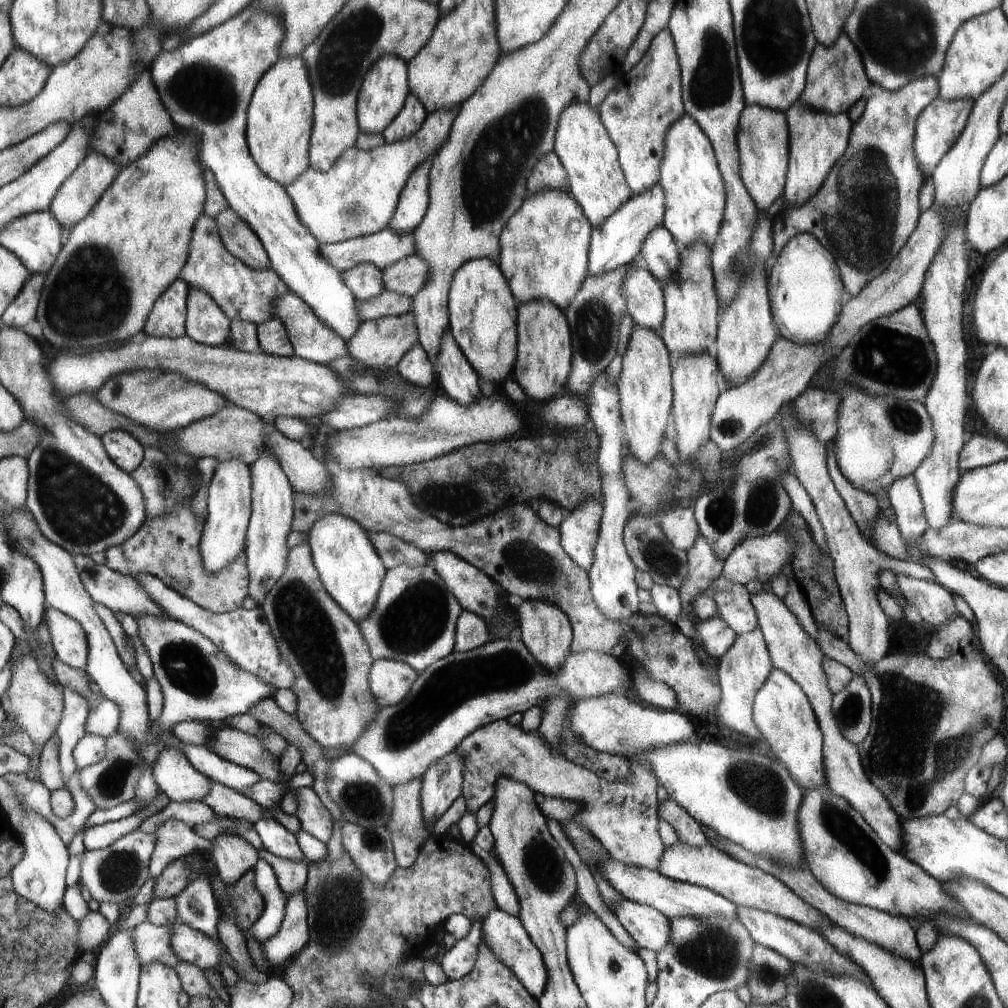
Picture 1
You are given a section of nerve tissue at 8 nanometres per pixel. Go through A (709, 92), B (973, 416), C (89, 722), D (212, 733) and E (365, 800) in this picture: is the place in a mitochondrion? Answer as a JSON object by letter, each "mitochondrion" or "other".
{"A":"mitochondrion","B":"other","C":"other","D":"other","E":"mitochondrion"}

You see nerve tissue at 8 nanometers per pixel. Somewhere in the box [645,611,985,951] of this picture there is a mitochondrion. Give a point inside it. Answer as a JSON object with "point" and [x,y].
{"point":[905,748]}

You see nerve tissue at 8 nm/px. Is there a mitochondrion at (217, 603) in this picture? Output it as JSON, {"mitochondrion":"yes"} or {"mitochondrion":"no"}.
{"mitochondrion":"no"}

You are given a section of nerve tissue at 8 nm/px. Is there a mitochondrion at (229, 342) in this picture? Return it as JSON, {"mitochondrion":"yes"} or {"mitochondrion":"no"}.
{"mitochondrion":"no"}

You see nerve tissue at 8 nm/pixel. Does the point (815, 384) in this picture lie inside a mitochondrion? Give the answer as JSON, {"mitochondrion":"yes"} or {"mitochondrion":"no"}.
{"mitochondrion":"no"}

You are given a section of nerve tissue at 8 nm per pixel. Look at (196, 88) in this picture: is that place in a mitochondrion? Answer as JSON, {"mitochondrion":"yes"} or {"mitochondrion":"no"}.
{"mitochondrion":"yes"}

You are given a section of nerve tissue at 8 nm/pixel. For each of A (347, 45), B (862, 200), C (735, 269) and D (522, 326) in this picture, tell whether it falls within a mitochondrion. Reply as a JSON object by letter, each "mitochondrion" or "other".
{"A":"mitochondrion","B":"mitochondrion","C":"mitochondrion","D":"other"}

